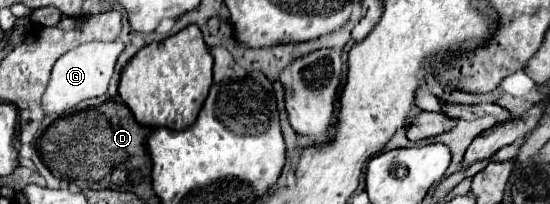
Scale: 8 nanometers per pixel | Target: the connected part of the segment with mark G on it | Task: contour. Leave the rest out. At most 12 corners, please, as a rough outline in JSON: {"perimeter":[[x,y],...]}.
{"perimeter":[[92,41],[56,61],[44,113],[104,95],[124,43]]}

